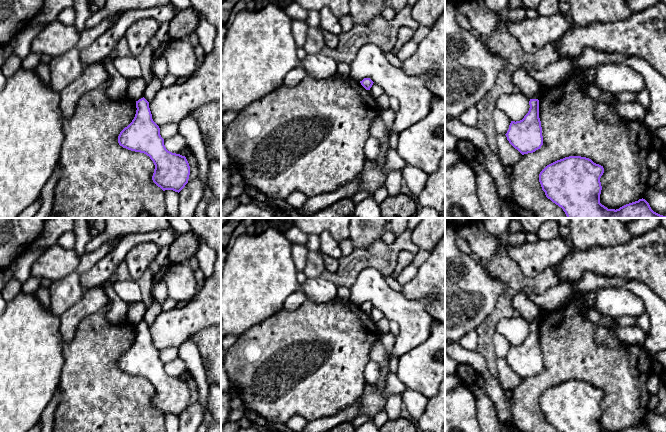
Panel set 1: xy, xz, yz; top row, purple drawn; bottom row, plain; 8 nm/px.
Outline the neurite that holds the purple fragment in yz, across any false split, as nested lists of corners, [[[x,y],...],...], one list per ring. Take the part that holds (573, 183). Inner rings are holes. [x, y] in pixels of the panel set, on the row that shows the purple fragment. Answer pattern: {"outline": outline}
{"outline": [[[569,156],[547,165],[539,174],[545,195],[563,209],[567,218],[666,218],[654,212],[645,199],[626,204],[619,209],[608,209],[600,203],[600,178],[603,166],[581,156]]]}

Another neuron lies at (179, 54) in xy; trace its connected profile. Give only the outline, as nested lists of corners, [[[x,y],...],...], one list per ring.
[[[188,38],[183,39],[170,39],[166,41],[167,46],[162,54],[161,58],[164,58],[168,65],[168,73],[178,77],[190,77],[197,69],[197,57],[194,53],[193,46],[189,42]]]

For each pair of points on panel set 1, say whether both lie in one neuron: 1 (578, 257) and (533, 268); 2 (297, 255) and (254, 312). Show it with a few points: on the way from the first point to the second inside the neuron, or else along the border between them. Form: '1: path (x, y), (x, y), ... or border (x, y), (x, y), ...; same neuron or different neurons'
1: border (573, 248), (553, 266); different neurons
2: border (292, 245), (292, 260), (297, 271); different neurons

